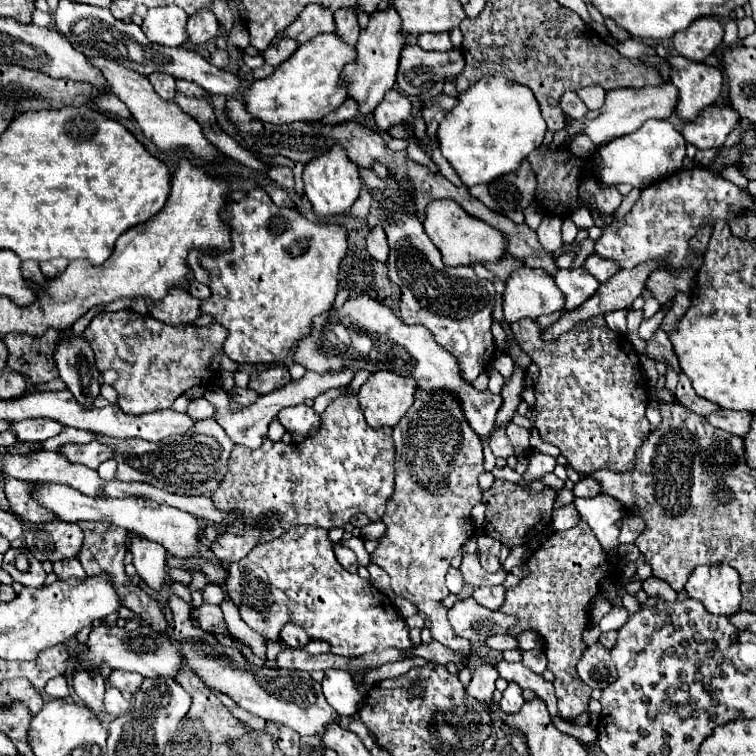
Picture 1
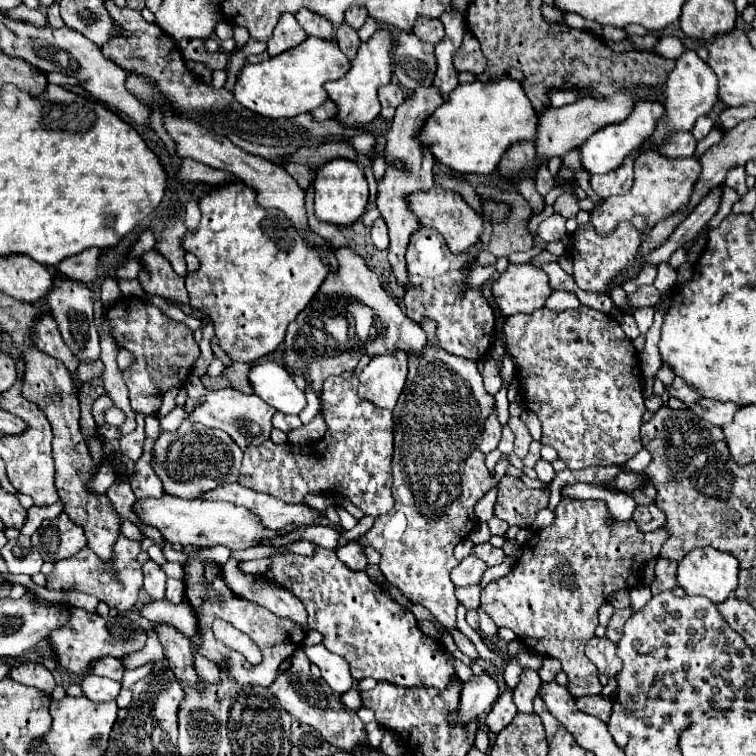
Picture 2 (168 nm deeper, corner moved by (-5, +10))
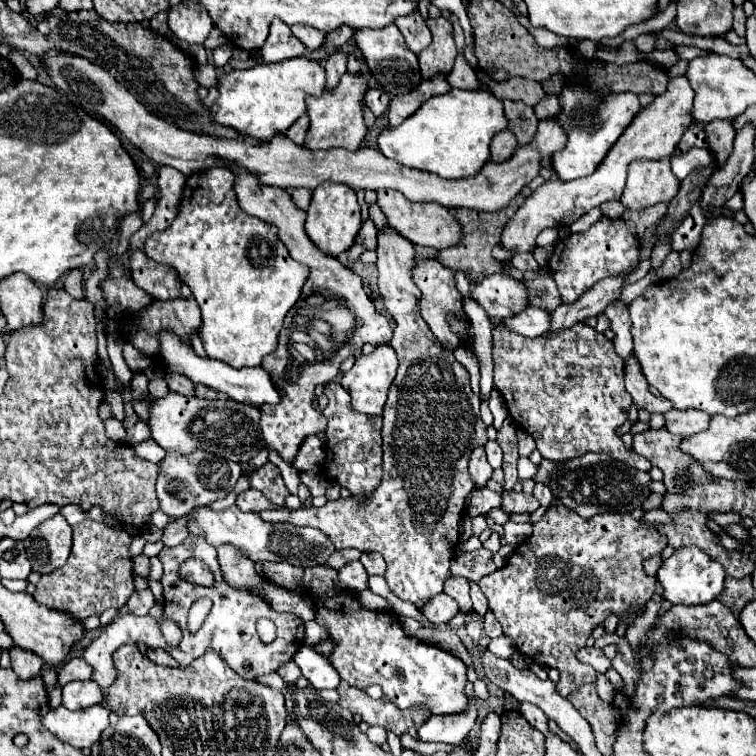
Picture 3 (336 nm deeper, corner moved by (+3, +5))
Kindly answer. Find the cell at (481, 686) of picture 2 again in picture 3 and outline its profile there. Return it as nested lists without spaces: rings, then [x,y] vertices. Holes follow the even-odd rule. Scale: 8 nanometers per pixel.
[[[468,699],[466,711],[460,715],[432,715],[420,729],[418,739],[420,741],[442,741],[442,743],[462,743],[464,737],[472,731],[476,723],[478,709],[472,699]]]

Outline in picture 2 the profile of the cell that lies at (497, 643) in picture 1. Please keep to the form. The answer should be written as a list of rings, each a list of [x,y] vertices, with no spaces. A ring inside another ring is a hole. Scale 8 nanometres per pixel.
[[[478,610],[478,614],[480,614],[480,630],[482,630],[486,636],[496,636],[496,634],[498,634],[498,628],[496,628],[496,624],[492,622],[492,618],[490,618],[484,610]]]

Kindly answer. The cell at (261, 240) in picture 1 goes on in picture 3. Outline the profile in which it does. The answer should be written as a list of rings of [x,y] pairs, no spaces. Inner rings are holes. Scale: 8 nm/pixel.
[[[226,167],[204,169],[186,179],[178,215],[170,227],[152,233],[144,243],[144,253],[156,263],[170,265],[178,271],[180,281],[190,287],[200,311],[202,325],[198,335],[208,357],[224,361],[236,369],[258,367],[264,355],[278,347],[278,333],[288,309],[298,301],[300,289],[308,277],[308,267],[294,261],[278,239],[278,229],[246,215],[236,201],[234,173]]]

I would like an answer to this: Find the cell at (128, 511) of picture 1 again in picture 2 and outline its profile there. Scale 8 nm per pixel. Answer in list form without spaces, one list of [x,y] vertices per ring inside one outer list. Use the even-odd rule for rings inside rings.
[[[162,494],[162,498],[144,498],[144,500],[138,498],[132,504],[132,510],[144,524],[158,528],[170,544],[182,544],[182,546],[224,544],[230,550],[244,550],[254,546],[258,540],[272,540],[280,536],[280,532],[264,528],[252,512],[234,506],[230,502],[184,500],[184,498],[174,498],[170,494]]]

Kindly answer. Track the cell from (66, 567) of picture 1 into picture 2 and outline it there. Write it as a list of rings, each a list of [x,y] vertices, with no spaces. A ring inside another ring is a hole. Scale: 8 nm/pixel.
[[[120,534],[116,542],[116,558],[114,558],[114,570],[112,570],[90,548],[84,548],[72,558],[56,562],[54,570],[48,574],[46,588],[50,590],[74,588],[74,590],[98,596],[98,600],[106,602],[110,608],[118,608],[120,612],[126,612],[136,604],[138,590],[142,588],[142,566],[136,560],[138,552],[140,552],[140,542],[132,542]]]

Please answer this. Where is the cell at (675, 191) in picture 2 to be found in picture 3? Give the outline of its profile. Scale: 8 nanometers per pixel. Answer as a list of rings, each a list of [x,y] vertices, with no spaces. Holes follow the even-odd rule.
[[[670,157],[648,161],[638,159],[628,165],[628,181],[622,203],[628,209],[646,209],[656,203],[668,203],[680,189],[680,181],[670,171]]]

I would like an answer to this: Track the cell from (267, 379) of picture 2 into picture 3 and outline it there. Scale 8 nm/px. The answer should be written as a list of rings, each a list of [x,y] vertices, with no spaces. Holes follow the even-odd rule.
[[[160,331],[158,339],[160,339],[160,359],[162,359],[164,367],[166,367],[166,371],[180,373],[180,375],[188,377],[192,383],[208,385],[210,389],[226,393],[230,399],[234,399],[238,403],[252,405],[252,407],[262,407],[264,403],[274,403],[274,405],[280,403],[280,395],[278,395],[276,387],[272,385],[270,375],[262,367],[236,369],[236,367],[230,367],[228,363],[216,361],[216,359],[198,357],[194,353],[194,349],[188,343],[184,343],[174,331]]]

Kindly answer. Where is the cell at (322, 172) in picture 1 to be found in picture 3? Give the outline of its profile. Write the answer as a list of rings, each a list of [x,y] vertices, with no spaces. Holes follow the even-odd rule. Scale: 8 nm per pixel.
[[[322,183],[314,189],[312,203],[308,209],[308,219],[306,219],[306,233],[322,253],[330,257],[338,257],[340,253],[348,251],[354,245],[360,227],[362,227],[362,217],[360,217],[360,205],[354,189],[342,183]]]

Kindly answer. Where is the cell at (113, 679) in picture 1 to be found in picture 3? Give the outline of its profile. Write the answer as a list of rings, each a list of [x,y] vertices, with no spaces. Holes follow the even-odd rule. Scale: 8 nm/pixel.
[[[74,657],[74,659],[68,659],[62,665],[62,669],[58,673],[58,679],[56,679],[56,685],[62,687],[62,685],[66,685],[70,681],[76,681],[76,679],[90,679],[90,675],[92,675],[90,665],[82,657]]]

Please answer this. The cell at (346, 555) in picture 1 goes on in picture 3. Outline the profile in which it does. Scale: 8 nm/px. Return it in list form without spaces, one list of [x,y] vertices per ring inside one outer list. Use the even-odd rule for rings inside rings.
[[[350,561],[346,567],[342,567],[338,571],[338,577],[340,577],[340,585],[346,591],[360,593],[360,591],[368,589],[368,573],[360,561]]]

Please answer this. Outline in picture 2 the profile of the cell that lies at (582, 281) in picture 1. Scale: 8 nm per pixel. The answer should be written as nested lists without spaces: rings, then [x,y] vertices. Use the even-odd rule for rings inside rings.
[[[564,292],[564,294],[552,294],[548,300],[546,300],[546,308],[550,308],[550,310],[558,310],[558,312],[562,312],[562,310],[576,310],[576,308],[580,308],[580,300],[578,300],[578,296],[576,294],[572,294],[572,292]]]

